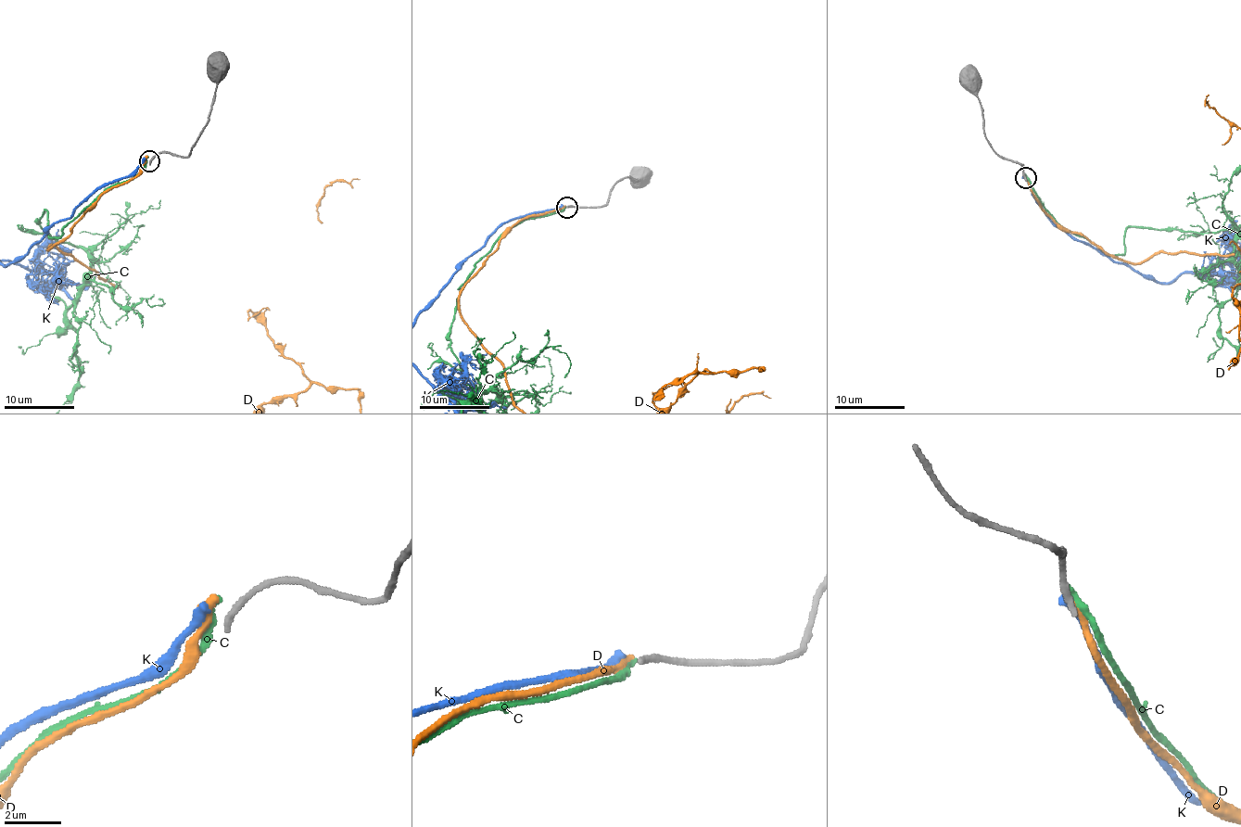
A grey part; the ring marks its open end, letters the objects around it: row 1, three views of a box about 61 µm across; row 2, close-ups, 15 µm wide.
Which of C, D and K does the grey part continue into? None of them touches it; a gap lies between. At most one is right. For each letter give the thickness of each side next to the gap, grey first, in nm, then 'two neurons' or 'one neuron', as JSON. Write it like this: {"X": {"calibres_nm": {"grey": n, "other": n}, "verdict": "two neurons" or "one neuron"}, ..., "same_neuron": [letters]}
{"C": {"calibres_nm": {"grey": 280, "other": 320}, "verdict": "two neurons"}, "D": {"calibres_nm": {"grey": 280, "other": 360}, "verdict": "one neuron"}, "K": {"calibres_nm": {"grey": 280, "other": 280}, "verdict": "two neurons"}, "same_neuron": ["D"]}

